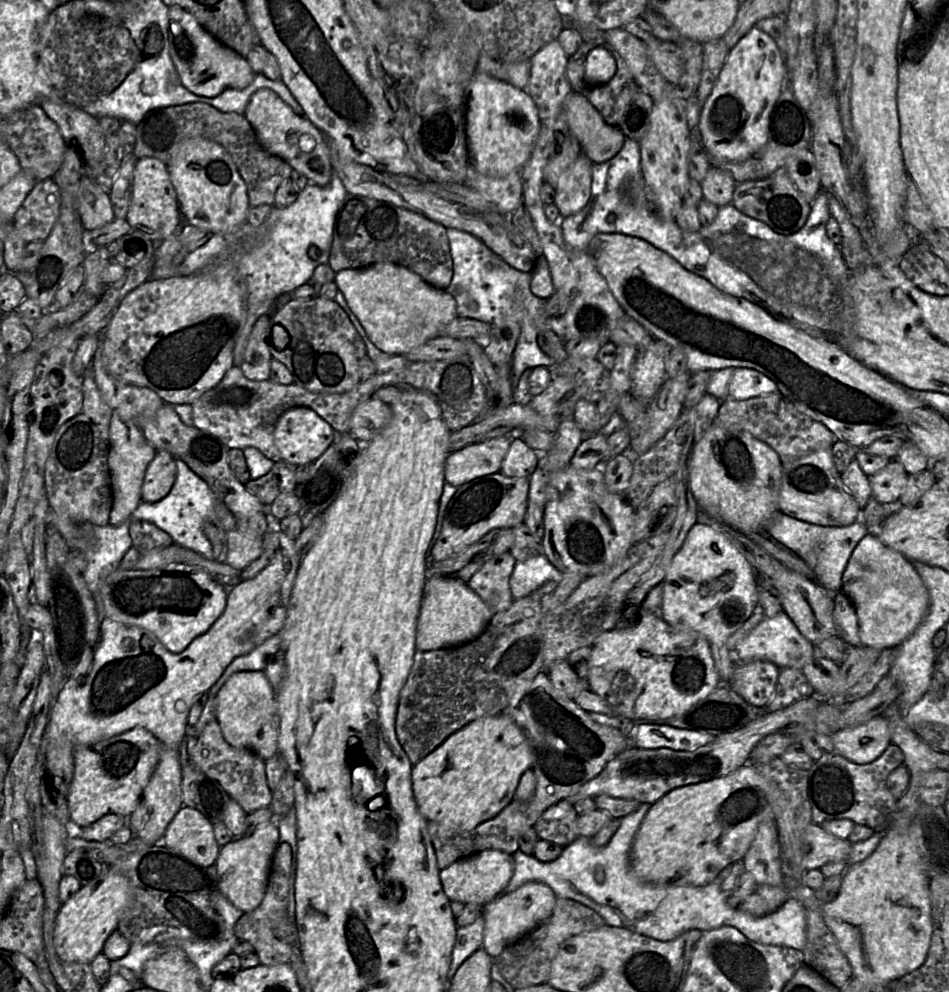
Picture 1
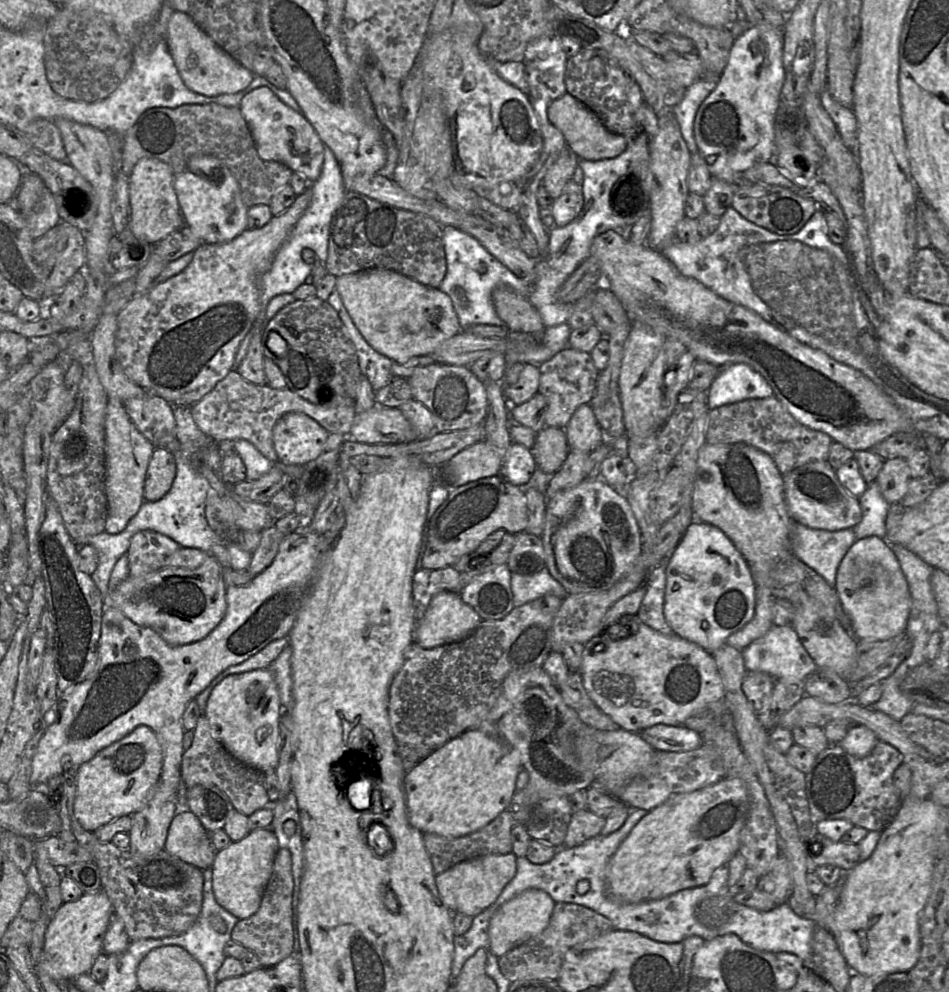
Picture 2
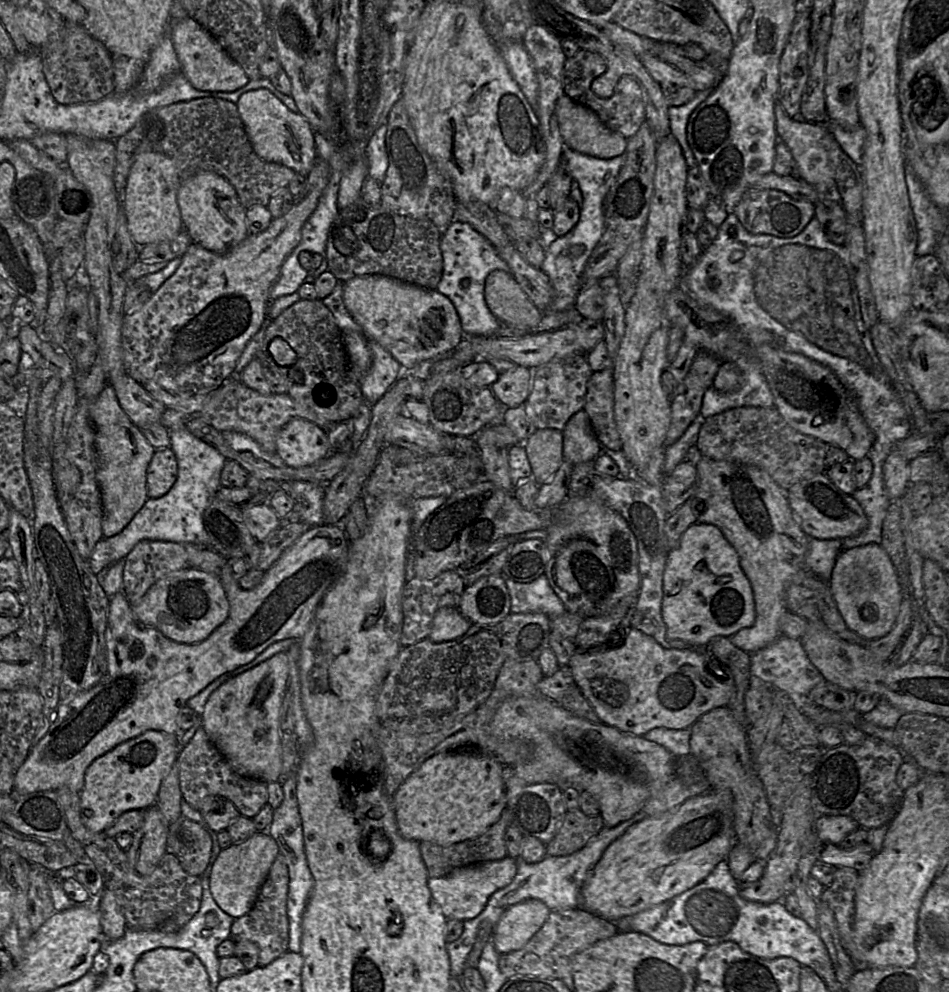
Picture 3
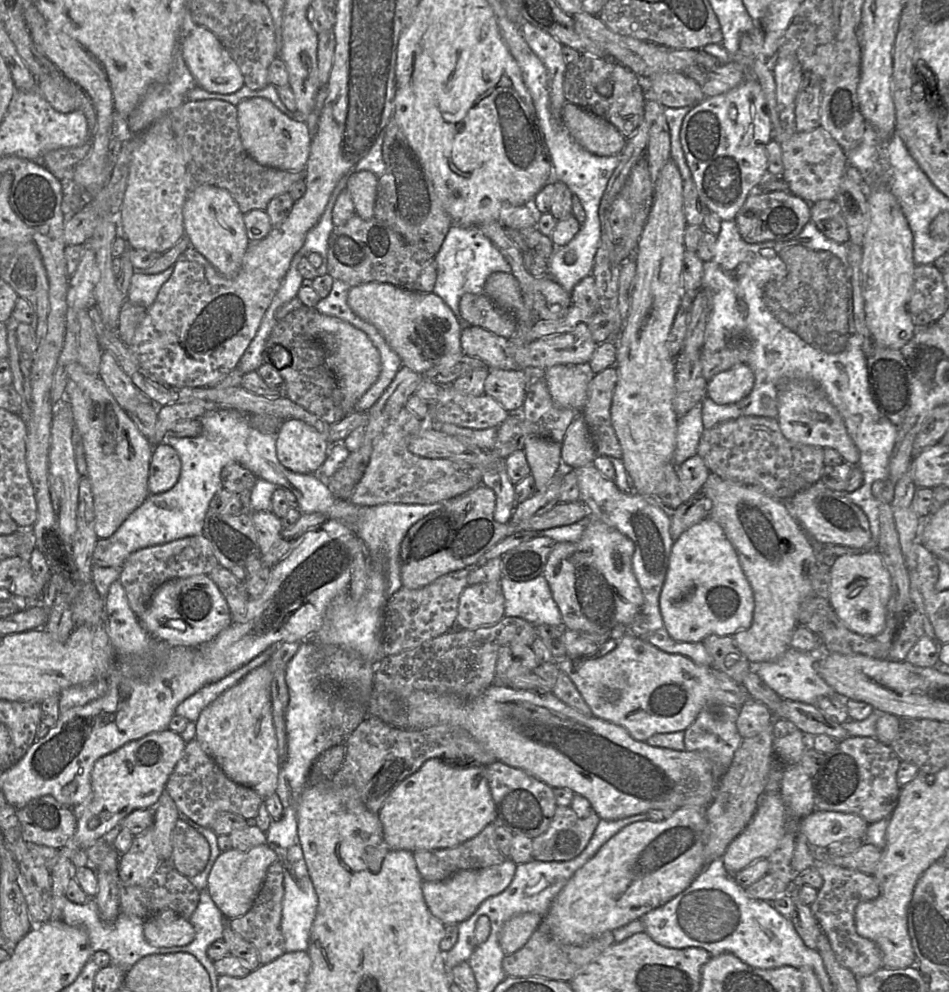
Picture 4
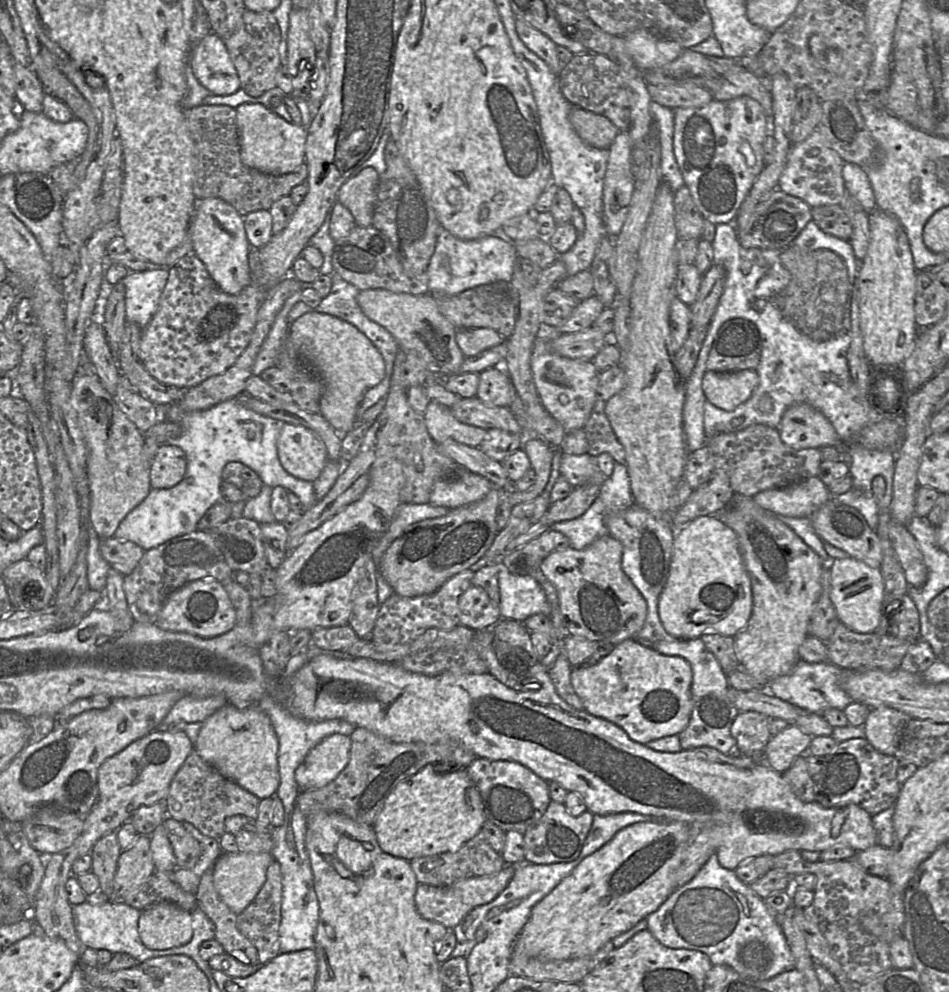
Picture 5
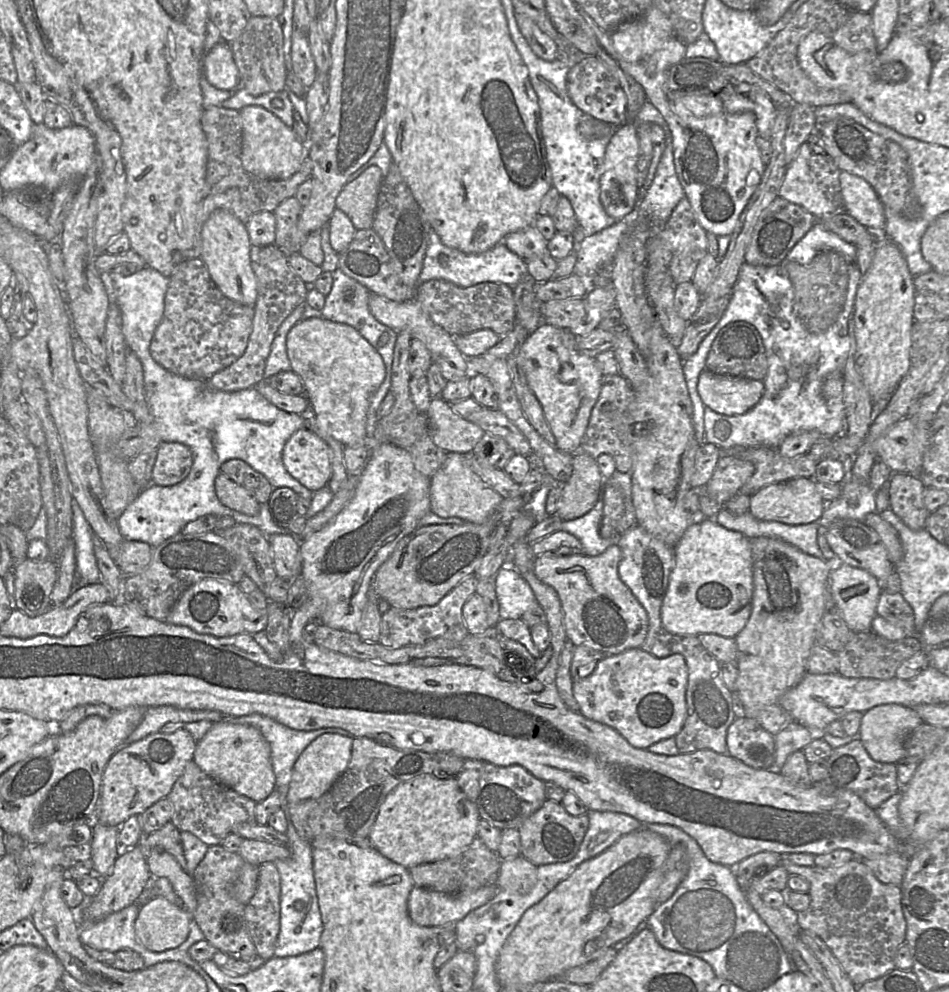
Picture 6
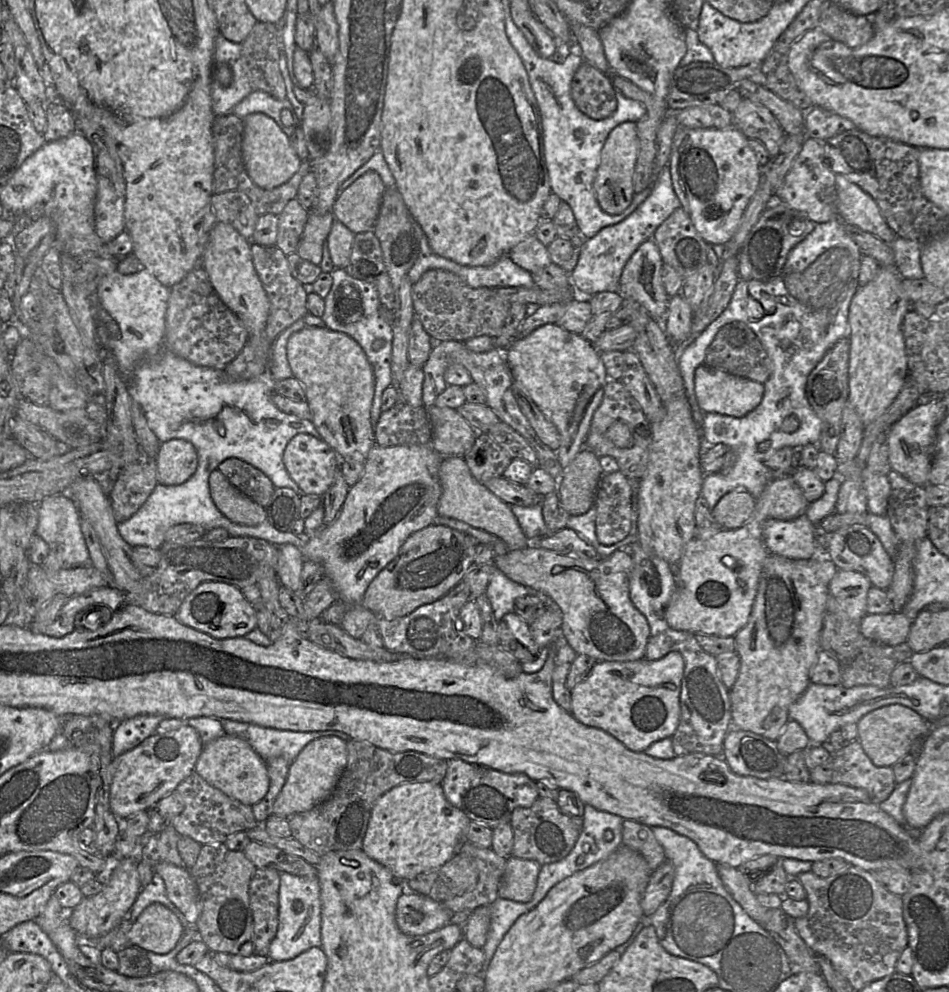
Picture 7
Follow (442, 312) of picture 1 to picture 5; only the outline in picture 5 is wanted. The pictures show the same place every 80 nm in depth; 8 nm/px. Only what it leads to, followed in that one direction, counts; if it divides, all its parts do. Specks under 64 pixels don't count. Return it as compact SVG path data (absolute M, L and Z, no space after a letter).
M366 289L359 291L357 303L368 318L394 336L399 347L416 351L430 373L453 375L459 372L465 356L455 340L457 329L440 313L436 299L430 293L412 295L386 289Z

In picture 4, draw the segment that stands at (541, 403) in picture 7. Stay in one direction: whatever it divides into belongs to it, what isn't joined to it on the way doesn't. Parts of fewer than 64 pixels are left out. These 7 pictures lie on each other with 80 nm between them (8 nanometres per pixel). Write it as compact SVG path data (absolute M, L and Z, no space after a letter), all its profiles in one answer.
M587 363L585 367L577 364L558 364L542 372L553 401L561 407L573 408L582 412L587 402L588 385L594 375Z

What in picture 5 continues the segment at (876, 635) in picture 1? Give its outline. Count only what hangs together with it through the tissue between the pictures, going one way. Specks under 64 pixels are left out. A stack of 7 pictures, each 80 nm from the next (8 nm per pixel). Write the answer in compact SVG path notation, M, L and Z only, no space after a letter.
M852 557L833 559L831 566L830 600L839 621L848 629L858 633L877 631L881 621L884 583L880 568L873 568Z

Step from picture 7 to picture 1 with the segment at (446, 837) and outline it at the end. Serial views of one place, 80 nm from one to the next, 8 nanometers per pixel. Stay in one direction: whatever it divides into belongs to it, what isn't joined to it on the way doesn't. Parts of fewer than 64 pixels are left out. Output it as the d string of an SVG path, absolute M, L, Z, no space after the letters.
M505 713L474 720L451 734L412 768L412 789L419 812L427 821L469 831L495 817L513 799L523 772L530 768L531 753L521 728Z

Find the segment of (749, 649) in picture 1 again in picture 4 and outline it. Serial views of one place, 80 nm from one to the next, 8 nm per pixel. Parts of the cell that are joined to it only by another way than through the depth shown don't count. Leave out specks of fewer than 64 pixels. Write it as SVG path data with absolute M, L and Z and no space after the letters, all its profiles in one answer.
M790 647L782 656L773 661L753 665L753 671L782 699L816 705L820 697L836 694L817 671L818 659L823 654L822 648L805 653Z

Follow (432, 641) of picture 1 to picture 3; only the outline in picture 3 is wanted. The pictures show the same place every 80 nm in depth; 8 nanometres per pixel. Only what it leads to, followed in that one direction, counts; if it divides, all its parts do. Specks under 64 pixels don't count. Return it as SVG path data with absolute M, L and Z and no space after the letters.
M443 607L434 615L429 639L433 642L446 642L462 637L472 623L458 608Z

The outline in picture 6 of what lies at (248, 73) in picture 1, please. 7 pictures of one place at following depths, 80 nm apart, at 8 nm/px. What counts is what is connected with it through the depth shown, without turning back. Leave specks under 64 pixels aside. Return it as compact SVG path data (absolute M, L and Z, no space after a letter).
M222 41L207 51L202 64L203 77L220 90L236 90L242 86L230 43Z

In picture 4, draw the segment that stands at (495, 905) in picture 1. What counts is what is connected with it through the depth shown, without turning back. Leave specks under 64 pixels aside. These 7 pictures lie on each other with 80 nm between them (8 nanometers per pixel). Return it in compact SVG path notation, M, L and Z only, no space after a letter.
M523 913L510 918L502 927L499 943L505 955L520 950L543 922L544 916Z

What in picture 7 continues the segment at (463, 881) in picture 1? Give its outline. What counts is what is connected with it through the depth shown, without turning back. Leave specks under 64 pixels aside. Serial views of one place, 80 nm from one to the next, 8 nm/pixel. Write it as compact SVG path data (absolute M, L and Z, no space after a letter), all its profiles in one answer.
M405 891L397 900L395 921L401 932L417 936L442 928L453 921L453 915L442 902Z

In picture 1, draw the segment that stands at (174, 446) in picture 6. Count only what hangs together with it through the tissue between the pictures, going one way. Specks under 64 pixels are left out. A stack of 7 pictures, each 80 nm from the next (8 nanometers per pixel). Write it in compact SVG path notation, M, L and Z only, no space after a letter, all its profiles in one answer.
M157 451L145 471L142 500L154 503L166 497L173 487L176 474L175 458L168 452Z

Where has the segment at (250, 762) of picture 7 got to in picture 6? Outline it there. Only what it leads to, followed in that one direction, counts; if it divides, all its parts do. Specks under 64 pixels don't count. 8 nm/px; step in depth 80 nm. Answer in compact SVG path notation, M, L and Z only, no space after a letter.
M227 720L213 723L205 736L197 742L193 760L207 775L256 803L266 799L275 789L276 777L271 764L270 745L261 732L253 726Z

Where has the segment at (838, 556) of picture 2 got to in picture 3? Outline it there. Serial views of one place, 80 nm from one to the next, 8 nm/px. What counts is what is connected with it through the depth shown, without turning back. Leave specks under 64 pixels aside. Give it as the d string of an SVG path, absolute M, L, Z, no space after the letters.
M809 538L806 567L822 580L829 582L836 559L842 551L840 539Z

